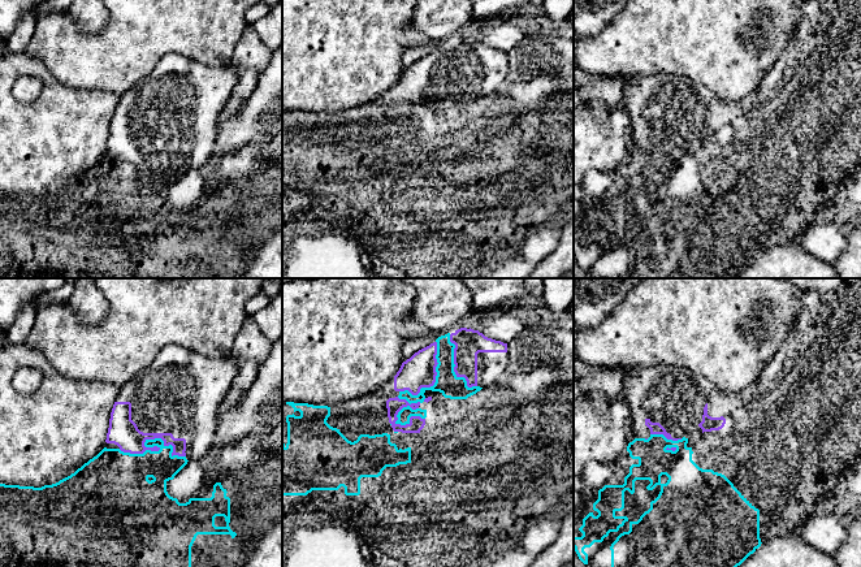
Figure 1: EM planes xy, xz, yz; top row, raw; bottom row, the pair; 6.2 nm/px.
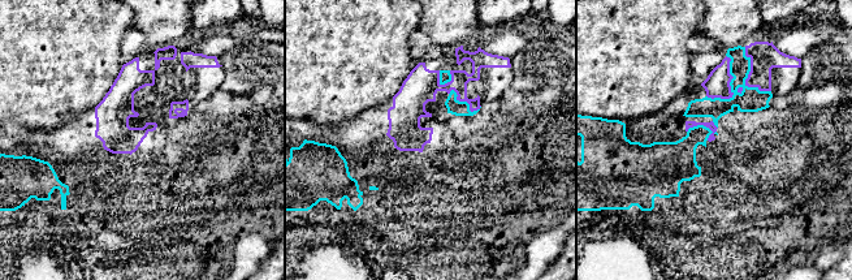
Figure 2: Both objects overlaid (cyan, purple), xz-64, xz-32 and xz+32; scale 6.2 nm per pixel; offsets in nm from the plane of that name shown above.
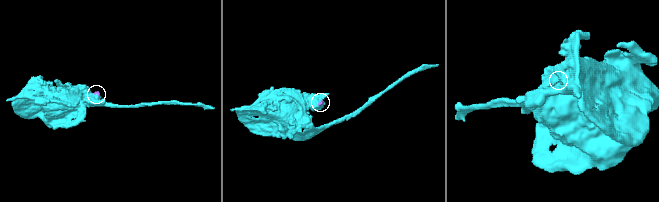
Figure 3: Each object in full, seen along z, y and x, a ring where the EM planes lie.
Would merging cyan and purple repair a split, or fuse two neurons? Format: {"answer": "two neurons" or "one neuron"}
{"answer": "two neurons"}

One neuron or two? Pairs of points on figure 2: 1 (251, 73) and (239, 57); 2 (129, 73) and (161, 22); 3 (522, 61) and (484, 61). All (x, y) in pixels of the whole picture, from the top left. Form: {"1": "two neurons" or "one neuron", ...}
{"1": "one neuron", "2": "two neurons", "3": "two neurons"}

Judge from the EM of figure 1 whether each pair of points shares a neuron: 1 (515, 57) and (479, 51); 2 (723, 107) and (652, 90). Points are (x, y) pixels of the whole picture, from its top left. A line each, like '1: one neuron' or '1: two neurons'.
1: two neurons
2: one neuron

